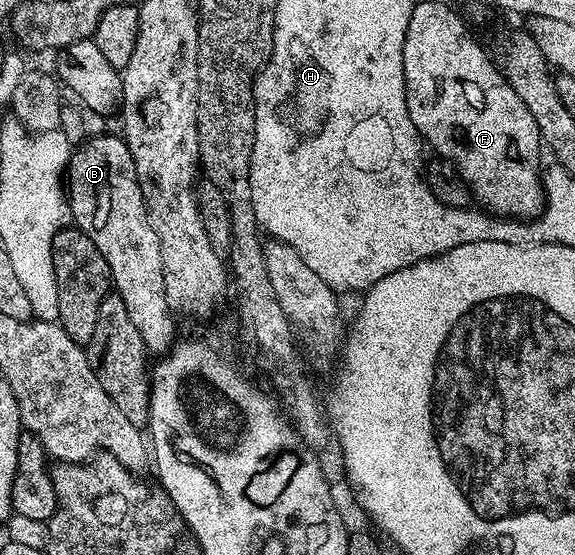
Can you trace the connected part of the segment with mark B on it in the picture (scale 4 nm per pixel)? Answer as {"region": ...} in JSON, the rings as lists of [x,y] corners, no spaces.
{"region":[[[101,134],[98,138],[89,136],[72,151],[67,171],[67,197],[76,229],[84,232],[91,244],[95,244],[99,252],[103,252],[103,260],[107,260],[109,265],[112,289],[123,300],[135,328],[139,328],[139,336],[143,336],[146,351],[153,356],[168,354],[175,341],[175,314],[167,300],[163,284],[163,252],[159,252],[159,236],[155,236],[155,228],[151,228],[151,220],[135,172],[135,160],[124,137],[117,135],[116,138],[113,134]]]}

